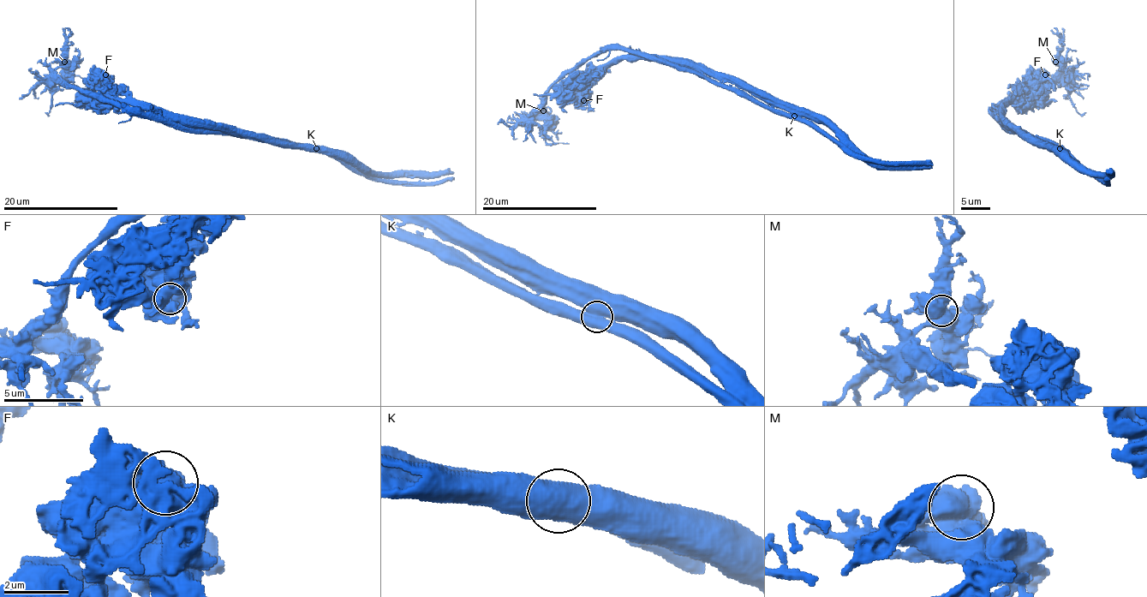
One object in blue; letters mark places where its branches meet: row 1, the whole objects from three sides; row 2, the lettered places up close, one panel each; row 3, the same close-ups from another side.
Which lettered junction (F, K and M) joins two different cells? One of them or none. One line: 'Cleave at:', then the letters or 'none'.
Cleave at: K

